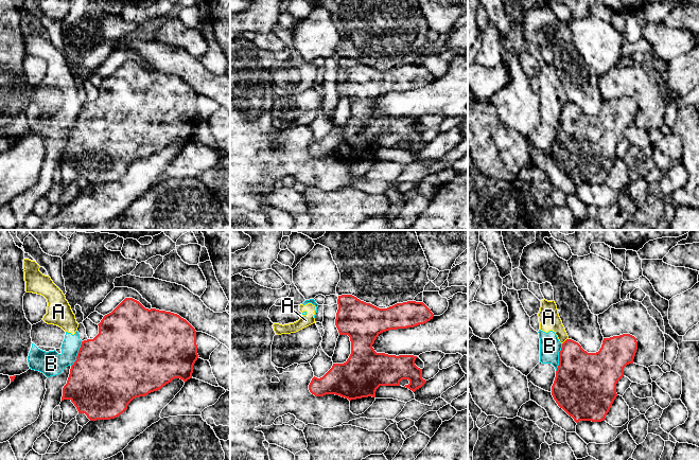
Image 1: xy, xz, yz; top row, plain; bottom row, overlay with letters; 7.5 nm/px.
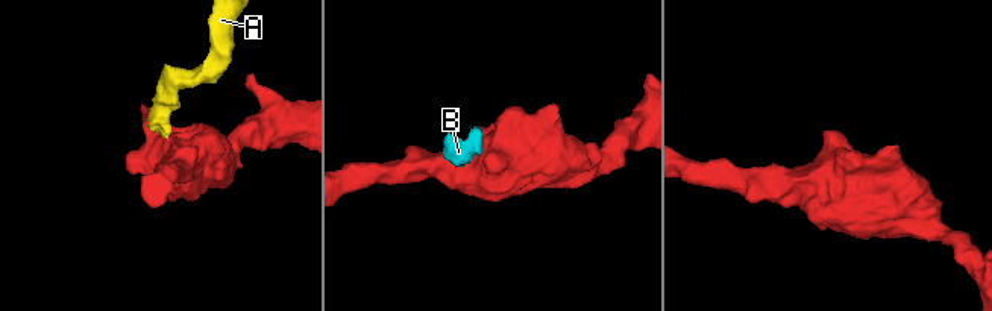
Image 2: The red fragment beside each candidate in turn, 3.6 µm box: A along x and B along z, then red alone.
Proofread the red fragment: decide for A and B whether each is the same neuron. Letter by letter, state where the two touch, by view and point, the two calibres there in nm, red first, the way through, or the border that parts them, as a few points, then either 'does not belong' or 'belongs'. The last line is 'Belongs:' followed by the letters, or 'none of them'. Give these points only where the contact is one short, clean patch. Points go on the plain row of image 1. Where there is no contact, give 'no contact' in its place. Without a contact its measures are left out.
A: contact yz (564, 104); calibres 320 and 160 nm; border yz (568, 101), (562, 106); does not belong
B: contact yz (559, 120); calibres 420 and 160 nm; does not belong
Belongs: none of them

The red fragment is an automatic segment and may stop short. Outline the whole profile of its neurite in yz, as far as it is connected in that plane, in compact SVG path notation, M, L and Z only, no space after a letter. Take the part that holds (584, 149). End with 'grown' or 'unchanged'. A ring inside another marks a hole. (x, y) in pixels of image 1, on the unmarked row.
M630 96L604 101L596 116L588 116L578 105L566 102L559 114L559 128L552 148L554 162L576 185L605 183L617 159L616 146L624 139L624 130L633 126L636 112L636 101Z; unchanged

